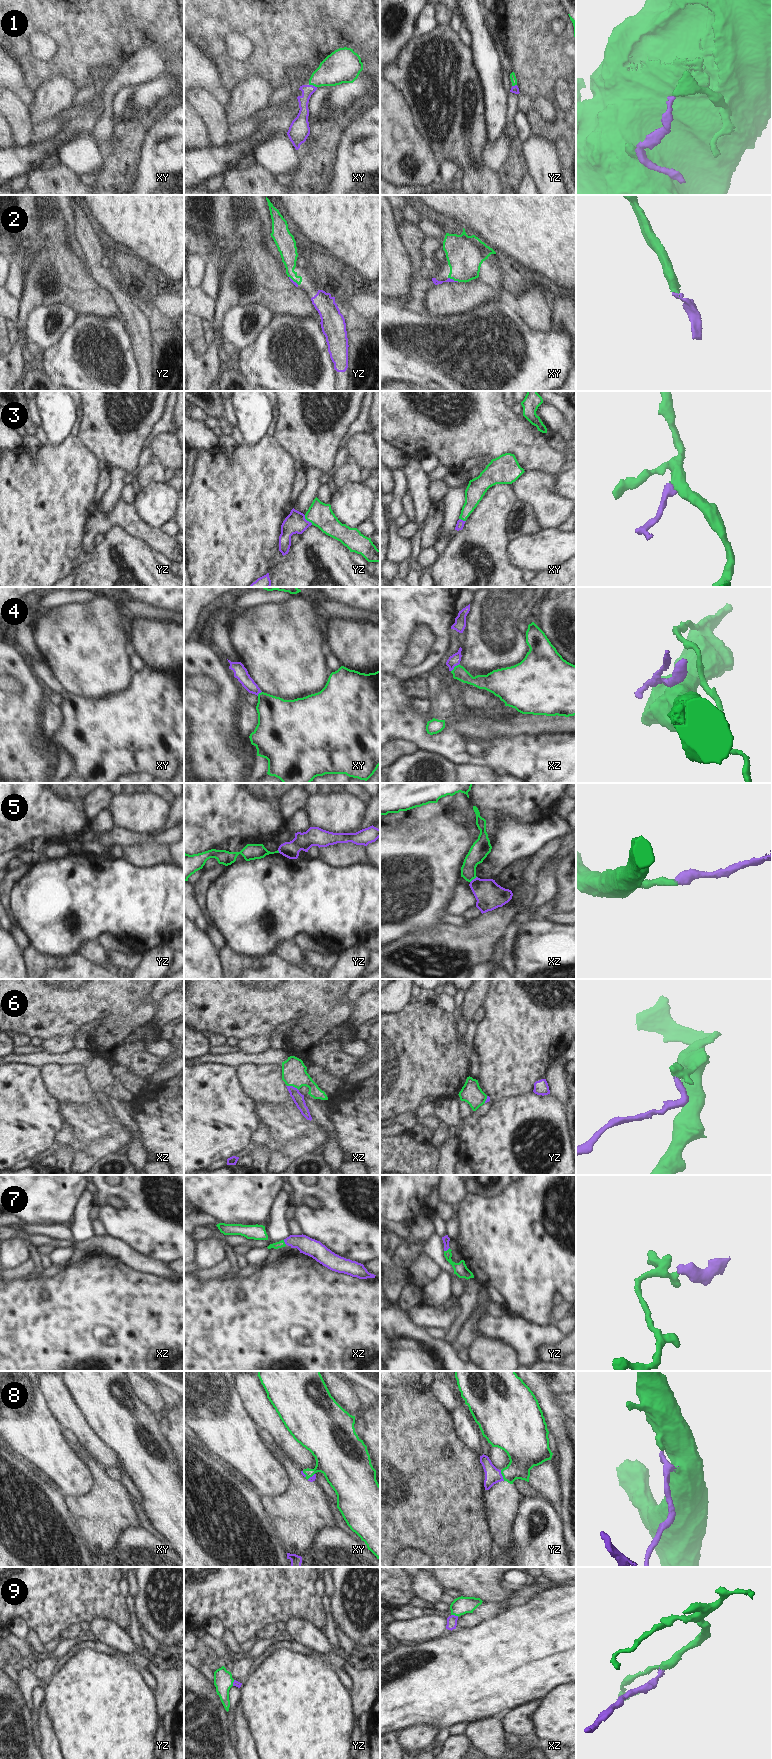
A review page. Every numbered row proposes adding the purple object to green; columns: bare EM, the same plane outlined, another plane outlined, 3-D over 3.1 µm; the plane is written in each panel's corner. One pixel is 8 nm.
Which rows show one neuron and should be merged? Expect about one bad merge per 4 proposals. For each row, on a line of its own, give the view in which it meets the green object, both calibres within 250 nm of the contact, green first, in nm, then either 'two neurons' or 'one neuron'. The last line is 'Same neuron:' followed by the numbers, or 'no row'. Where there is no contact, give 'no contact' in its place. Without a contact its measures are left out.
1: xy | 260/100 nm | one neuron
2: xy | 300/50 nm | one neuron
3: yz | 190/170 nm | one neuron
4: xz | 110/90 nm | two neurons
5: xz | 150/220 nm | two neurons
6: xz | 200/90 nm | one neuron
7: yz | 110/60 nm | one neuron
8: yz | 260/130 nm | one neuron
9: xz | 140/80 nm | one neuron
Same neuron: 1, 2, 3, 6, 7, 8, 9

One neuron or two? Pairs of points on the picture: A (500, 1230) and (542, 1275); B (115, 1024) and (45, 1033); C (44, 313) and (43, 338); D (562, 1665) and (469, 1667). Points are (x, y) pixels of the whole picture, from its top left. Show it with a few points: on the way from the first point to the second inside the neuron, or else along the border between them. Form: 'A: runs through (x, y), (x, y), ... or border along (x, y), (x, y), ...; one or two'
A: runs through (511, 1241), (534, 1264); one
B: runs through (98, 1016), (62, 1016); one
C: runs through (44, 319), (43, 332); one
D: runs through (539, 1666), (492, 1667); one

